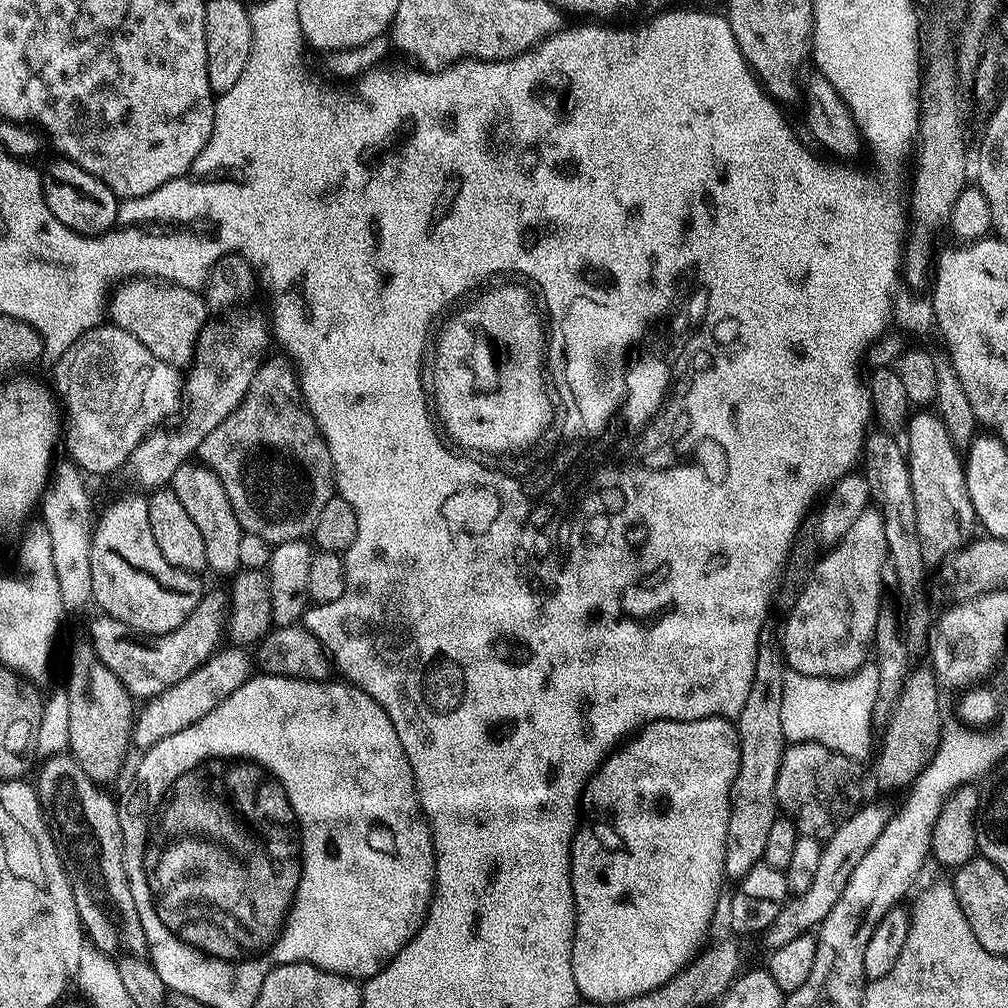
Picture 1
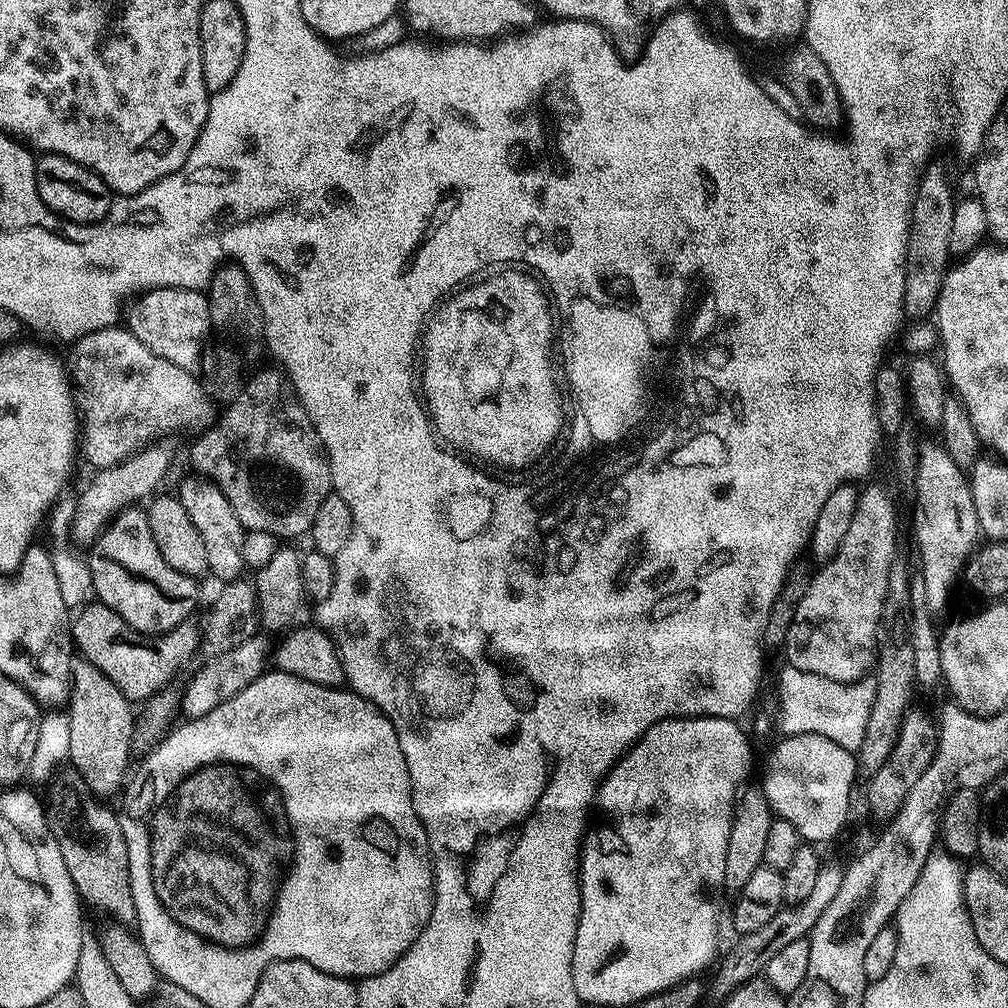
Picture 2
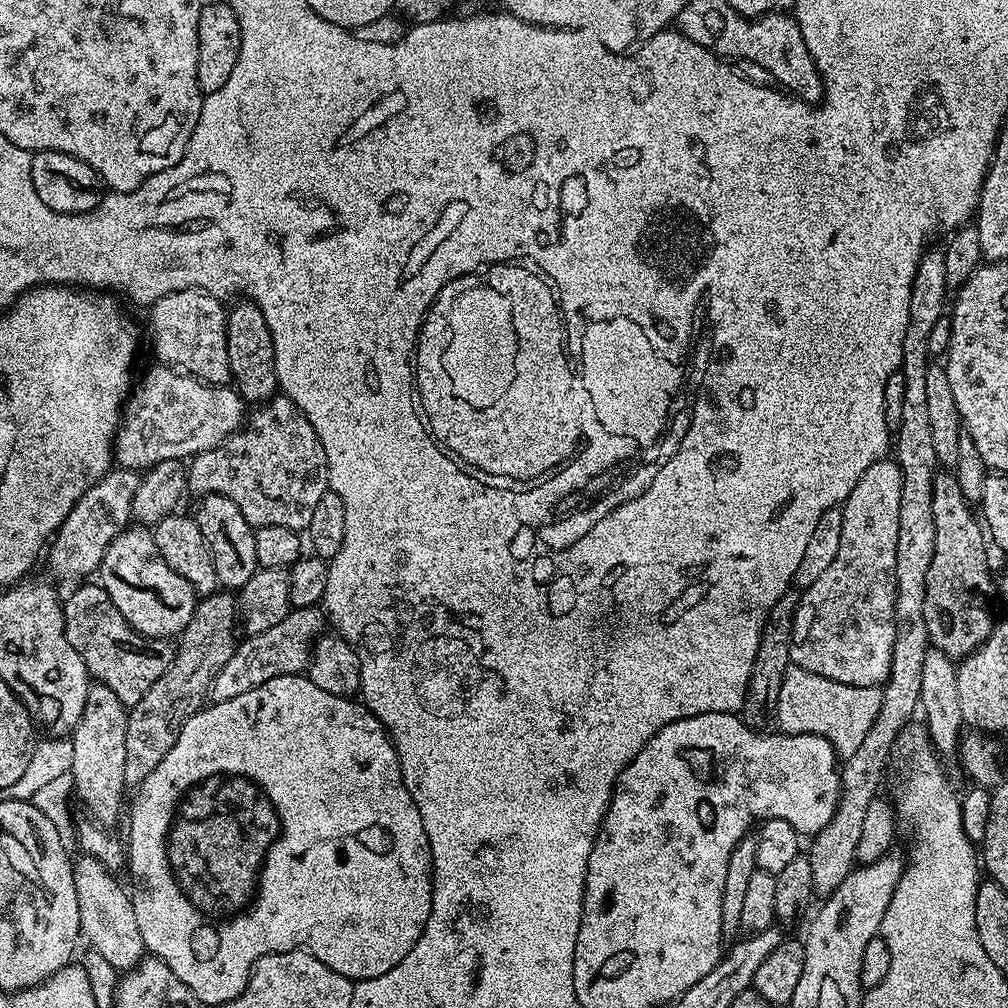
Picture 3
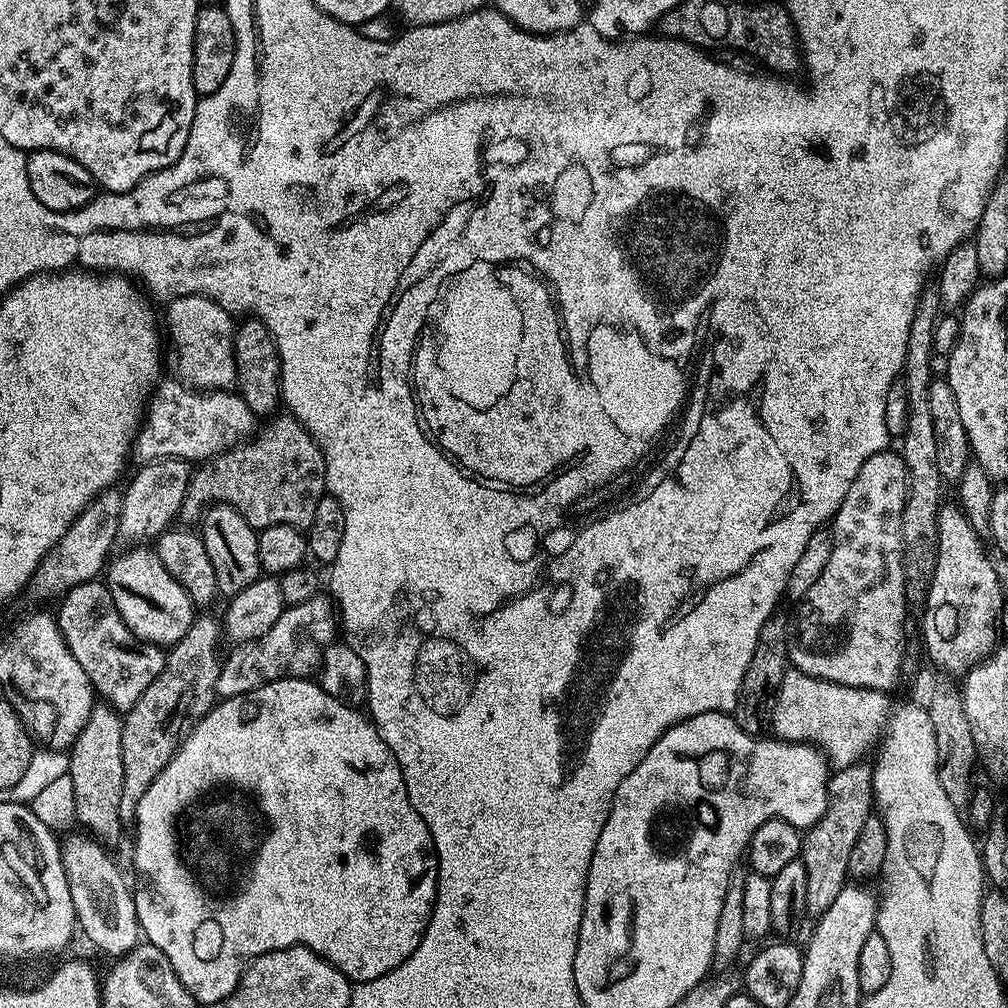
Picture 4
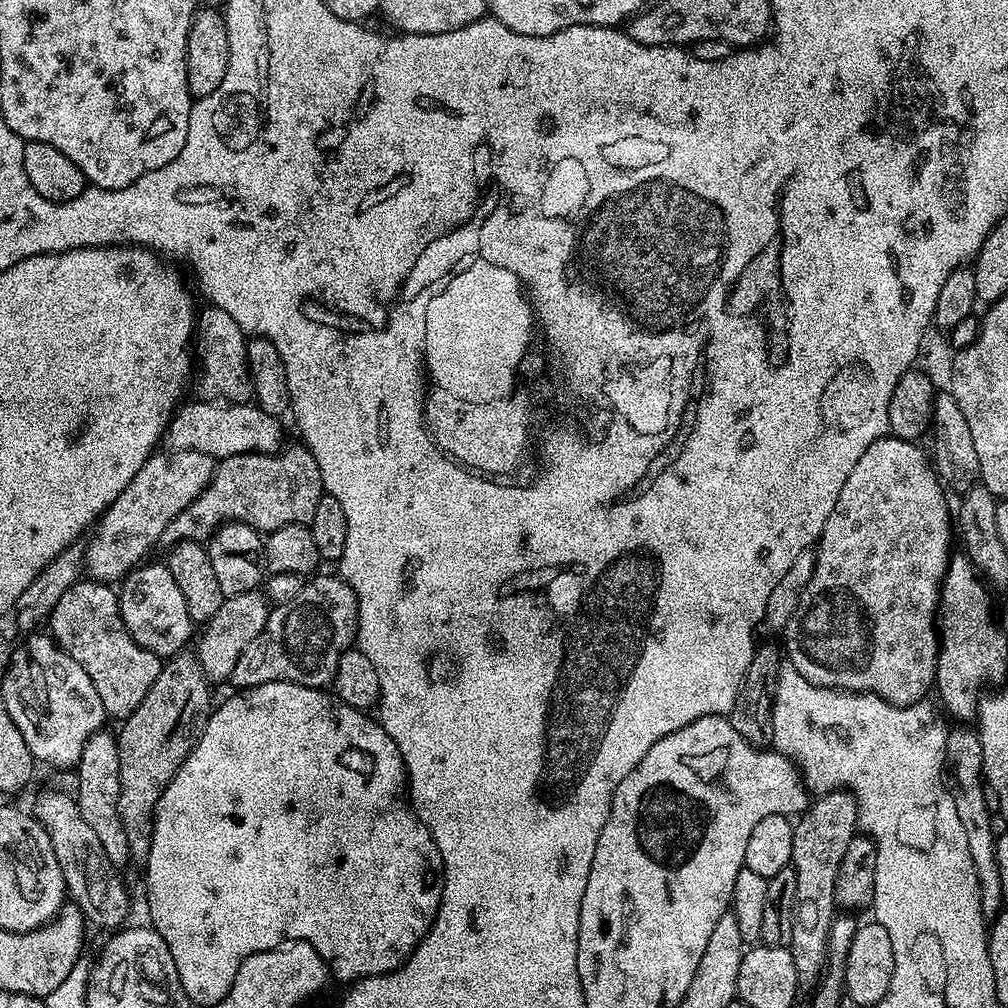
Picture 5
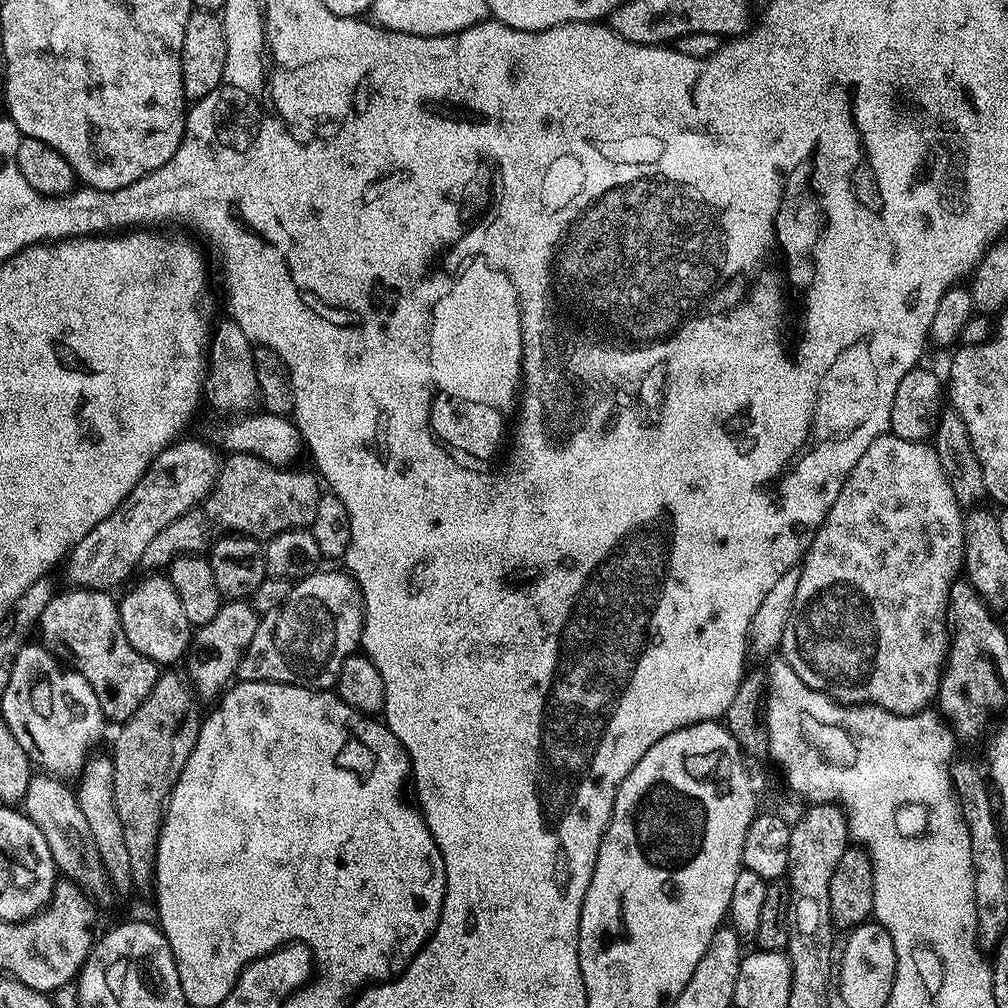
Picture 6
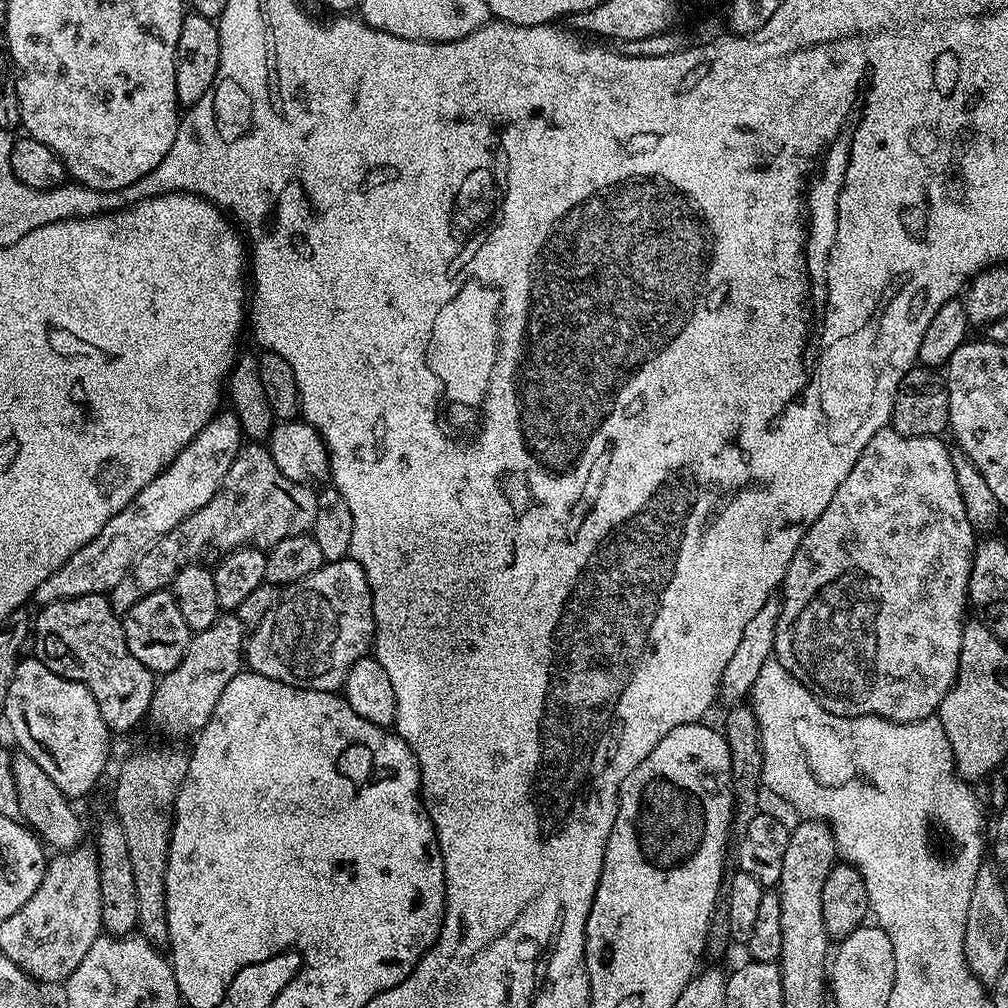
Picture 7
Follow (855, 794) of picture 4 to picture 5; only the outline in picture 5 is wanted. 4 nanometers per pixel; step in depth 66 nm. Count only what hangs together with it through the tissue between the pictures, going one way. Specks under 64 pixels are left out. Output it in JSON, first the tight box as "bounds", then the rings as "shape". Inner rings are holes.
{"bounds":[790,790,860,986],"shape":[[[847,790],[825,792],[809,803],[794,824],[794,850],[791,868],[798,878],[794,902],[794,934],[790,951],[801,985],[812,986],[821,979],[828,958],[828,935],[838,909],[834,898],[834,878],[846,855],[846,846],[858,835],[860,808]]]}

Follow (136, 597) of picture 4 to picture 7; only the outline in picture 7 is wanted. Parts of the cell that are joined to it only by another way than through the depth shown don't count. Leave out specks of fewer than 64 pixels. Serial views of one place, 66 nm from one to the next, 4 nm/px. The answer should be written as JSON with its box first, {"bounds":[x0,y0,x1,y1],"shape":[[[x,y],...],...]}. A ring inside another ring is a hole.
{"bounds":[122,591,193,674],"shape":[[[171,591],[155,592],[146,594],[130,606],[130,610],[123,613],[122,623],[126,634],[126,646],[130,646],[130,654],[142,662],[153,674],[163,674],[174,670],[182,662],[182,654],[186,654],[186,646],[192,640],[193,632],[186,626],[186,621],[182,619],[182,610],[178,610],[178,602],[172,597]]]}

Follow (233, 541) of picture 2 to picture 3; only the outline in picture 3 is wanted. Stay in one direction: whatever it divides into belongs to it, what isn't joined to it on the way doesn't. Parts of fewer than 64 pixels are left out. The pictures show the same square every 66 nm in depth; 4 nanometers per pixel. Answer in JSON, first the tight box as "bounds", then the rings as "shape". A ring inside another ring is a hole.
{"bounds":[194,492,258,590],"shape":[[[217,492],[210,496],[199,497],[194,518],[202,530],[202,538],[206,538],[206,546],[210,550],[210,558],[214,562],[214,574],[217,585],[224,590],[239,590],[254,578],[258,571],[254,554],[254,529],[242,518],[242,510]]]}

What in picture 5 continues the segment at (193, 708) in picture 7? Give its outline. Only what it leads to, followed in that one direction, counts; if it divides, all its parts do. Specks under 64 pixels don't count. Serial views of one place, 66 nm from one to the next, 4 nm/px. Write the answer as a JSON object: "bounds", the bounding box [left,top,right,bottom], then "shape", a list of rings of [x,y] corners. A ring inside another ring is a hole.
{"bounds":[194,592,269,681],"shape":[[[256,592],[229,596],[222,602],[218,614],[214,614],[214,618],[210,618],[199,629],[194,640],[196,660],[203,664],[204,675],[209,681],[227,681],[231,677],[234,666],[238,666],[238,658],[242,658],[242,650],[246,650],[246,646],[250,646],[250,642],[254,642],[254,638],[262,634],[269,611],[269,601]]]}

